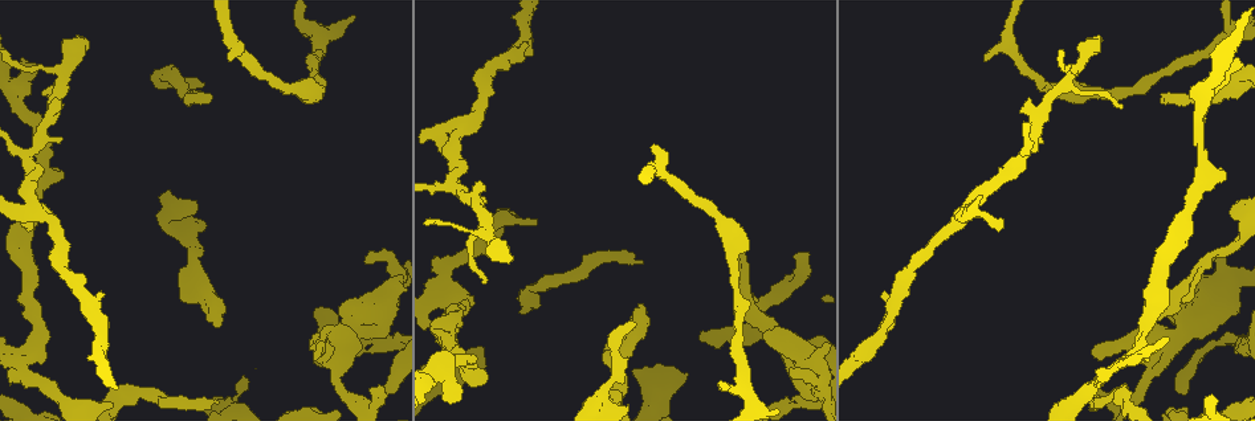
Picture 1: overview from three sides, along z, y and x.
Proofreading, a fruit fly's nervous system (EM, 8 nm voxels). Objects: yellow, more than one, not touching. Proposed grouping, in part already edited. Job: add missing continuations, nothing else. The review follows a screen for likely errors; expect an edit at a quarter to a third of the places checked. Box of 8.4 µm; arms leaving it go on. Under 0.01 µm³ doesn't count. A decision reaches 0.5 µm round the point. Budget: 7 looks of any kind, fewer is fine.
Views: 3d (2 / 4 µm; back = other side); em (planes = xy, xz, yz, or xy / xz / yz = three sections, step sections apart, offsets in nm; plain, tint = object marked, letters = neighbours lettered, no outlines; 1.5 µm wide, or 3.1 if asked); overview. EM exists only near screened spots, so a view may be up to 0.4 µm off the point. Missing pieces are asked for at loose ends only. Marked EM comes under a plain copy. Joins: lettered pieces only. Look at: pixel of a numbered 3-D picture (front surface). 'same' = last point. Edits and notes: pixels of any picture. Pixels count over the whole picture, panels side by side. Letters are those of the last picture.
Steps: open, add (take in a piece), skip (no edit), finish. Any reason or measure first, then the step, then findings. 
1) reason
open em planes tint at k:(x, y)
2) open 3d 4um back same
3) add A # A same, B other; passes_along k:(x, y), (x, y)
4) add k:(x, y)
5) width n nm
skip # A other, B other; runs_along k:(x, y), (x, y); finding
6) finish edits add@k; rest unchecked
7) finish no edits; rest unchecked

an open end
open 3d 2um at 1:(33, 224)

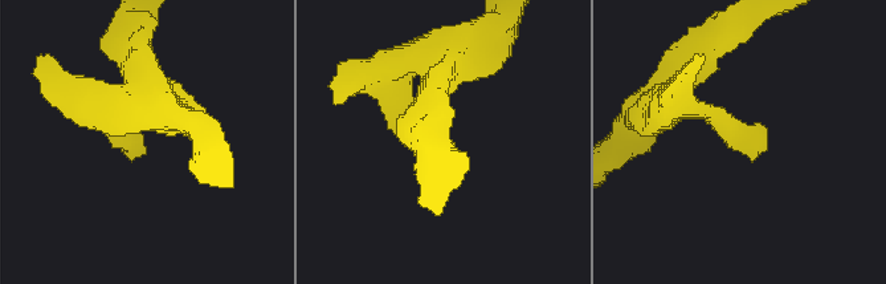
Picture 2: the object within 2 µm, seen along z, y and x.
shape alone is not enough
open em xy step 4 tint at 2:(139, 143)

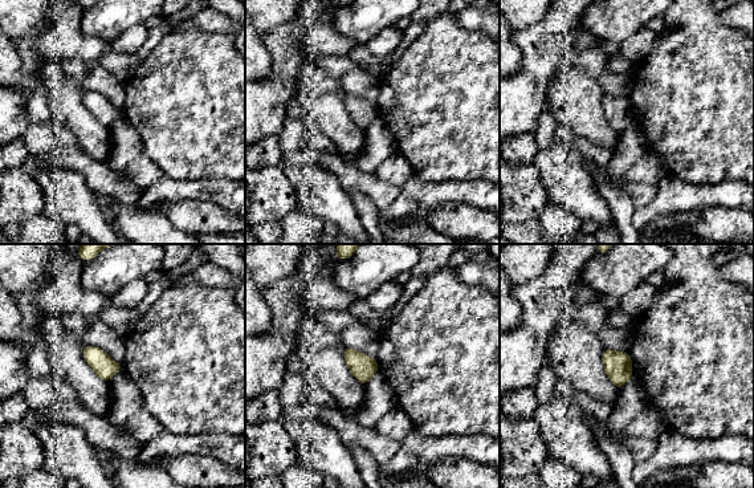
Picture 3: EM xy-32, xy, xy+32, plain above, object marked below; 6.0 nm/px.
open em planes letters same

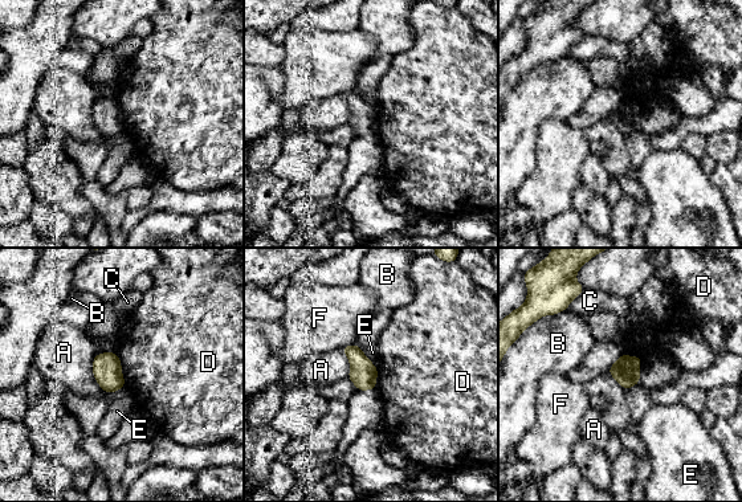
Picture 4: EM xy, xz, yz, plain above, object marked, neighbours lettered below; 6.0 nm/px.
skip # A other, B other, C other, D other, E other, F other; no lettered piece goes on from it

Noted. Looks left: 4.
branch stops here
open 3d 2um at 1:(1186, 392)

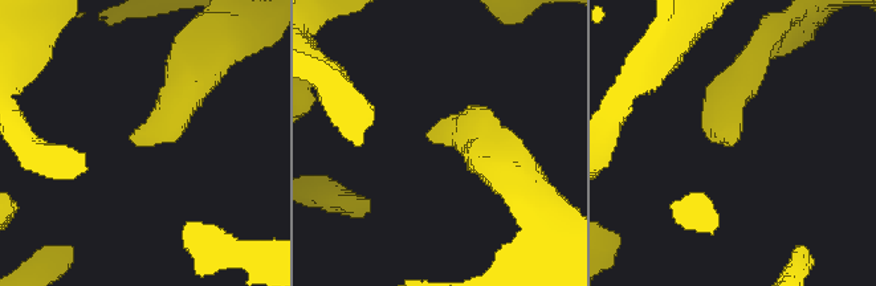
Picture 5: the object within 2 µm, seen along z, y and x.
need the tissue
open em planes letters at 5:(136, 144)

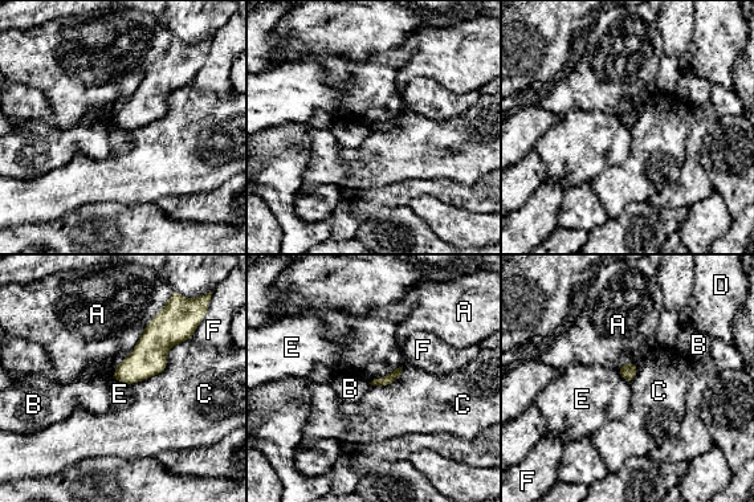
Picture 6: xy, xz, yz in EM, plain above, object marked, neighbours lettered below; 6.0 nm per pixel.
skip # A other, B other, C other, D other, E other, F other; none of them fits

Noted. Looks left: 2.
open em planes letters at 1:(365, 262)

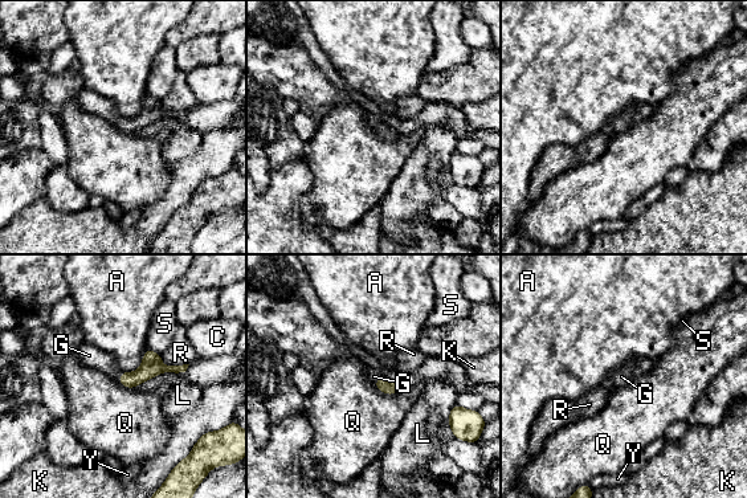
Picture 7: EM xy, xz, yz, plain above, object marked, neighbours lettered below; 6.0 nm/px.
add G # A other, C other, G same, K other, L other, Q other, R other, S other, Y other; passes_along 7:(151, 366), (121, 376), (89, 355); it goes on there

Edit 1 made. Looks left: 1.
finish edits add@7; rest unchecked

